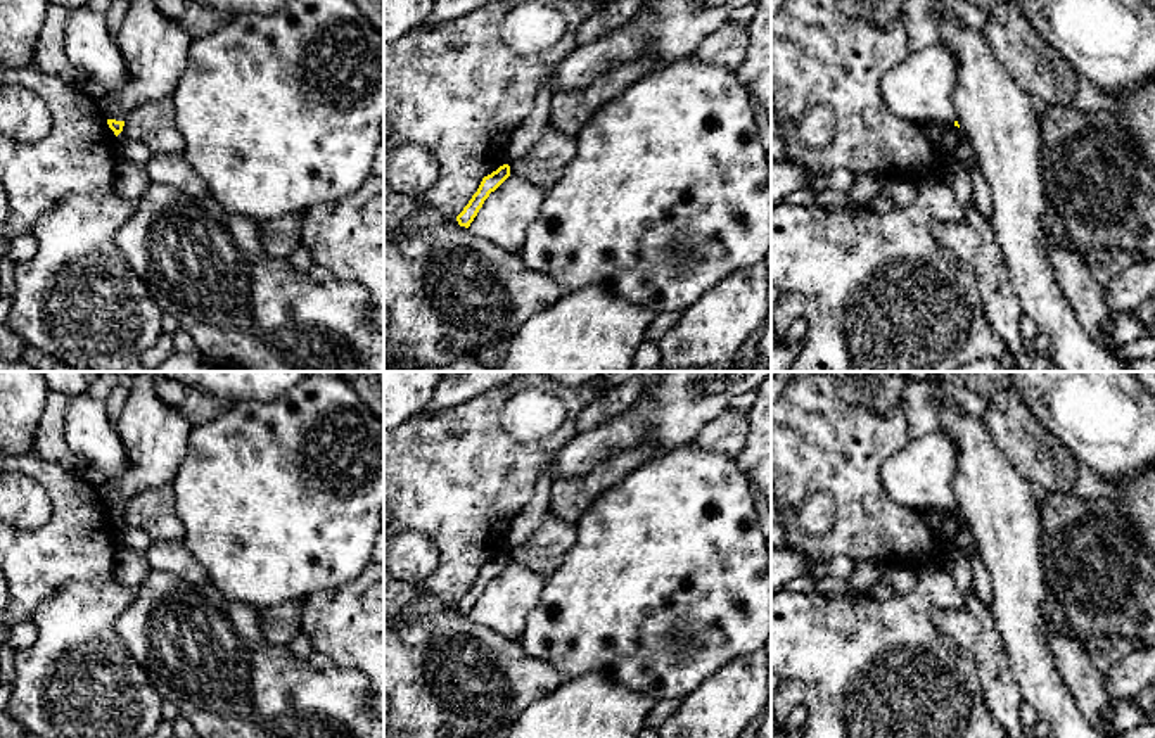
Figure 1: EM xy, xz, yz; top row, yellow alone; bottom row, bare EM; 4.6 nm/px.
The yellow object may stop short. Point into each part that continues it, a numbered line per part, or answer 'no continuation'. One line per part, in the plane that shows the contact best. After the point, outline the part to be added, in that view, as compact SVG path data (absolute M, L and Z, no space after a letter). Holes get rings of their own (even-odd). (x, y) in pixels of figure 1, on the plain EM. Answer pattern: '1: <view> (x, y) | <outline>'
no continuation

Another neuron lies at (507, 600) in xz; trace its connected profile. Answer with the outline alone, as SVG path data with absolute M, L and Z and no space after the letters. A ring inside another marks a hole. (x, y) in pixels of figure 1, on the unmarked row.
M510 560L489 581L469 615L474 622L508 639L520 639L527 615L538 603L545 584L546 579Z

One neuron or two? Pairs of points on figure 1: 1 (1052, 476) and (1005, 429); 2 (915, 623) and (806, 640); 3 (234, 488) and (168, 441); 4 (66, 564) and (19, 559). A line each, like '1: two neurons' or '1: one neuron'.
1: one neuron
2: one neuron
3: two neurons
4: one neuron

